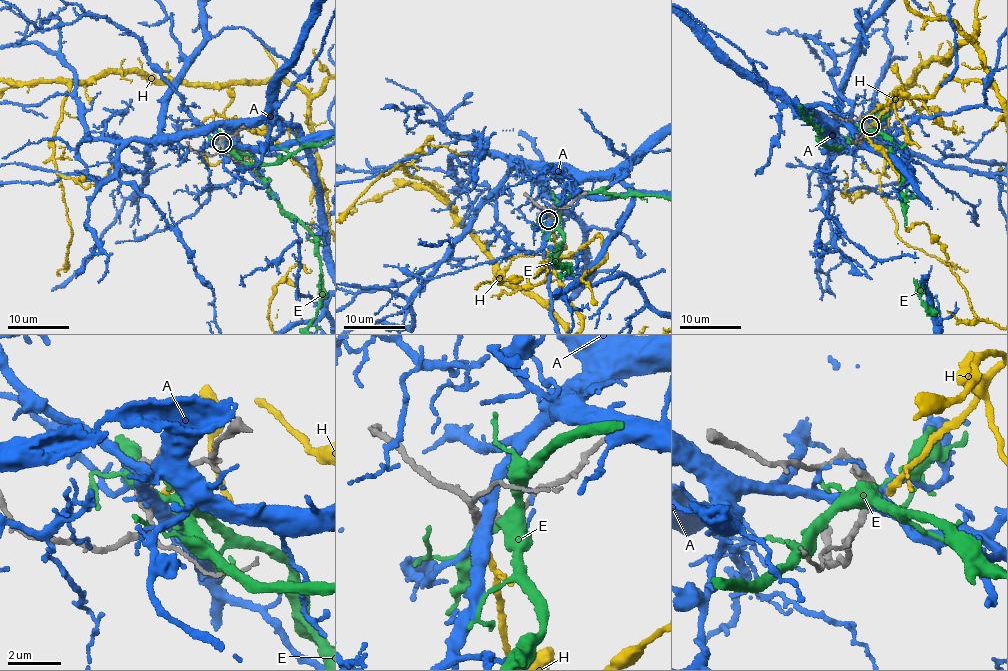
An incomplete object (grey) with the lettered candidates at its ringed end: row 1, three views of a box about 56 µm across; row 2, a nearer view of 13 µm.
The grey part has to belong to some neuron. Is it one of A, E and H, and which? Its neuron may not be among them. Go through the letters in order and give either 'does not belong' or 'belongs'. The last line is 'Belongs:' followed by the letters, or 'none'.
A: does not belong
E: does not belong
H: belongs
Belongs: H

